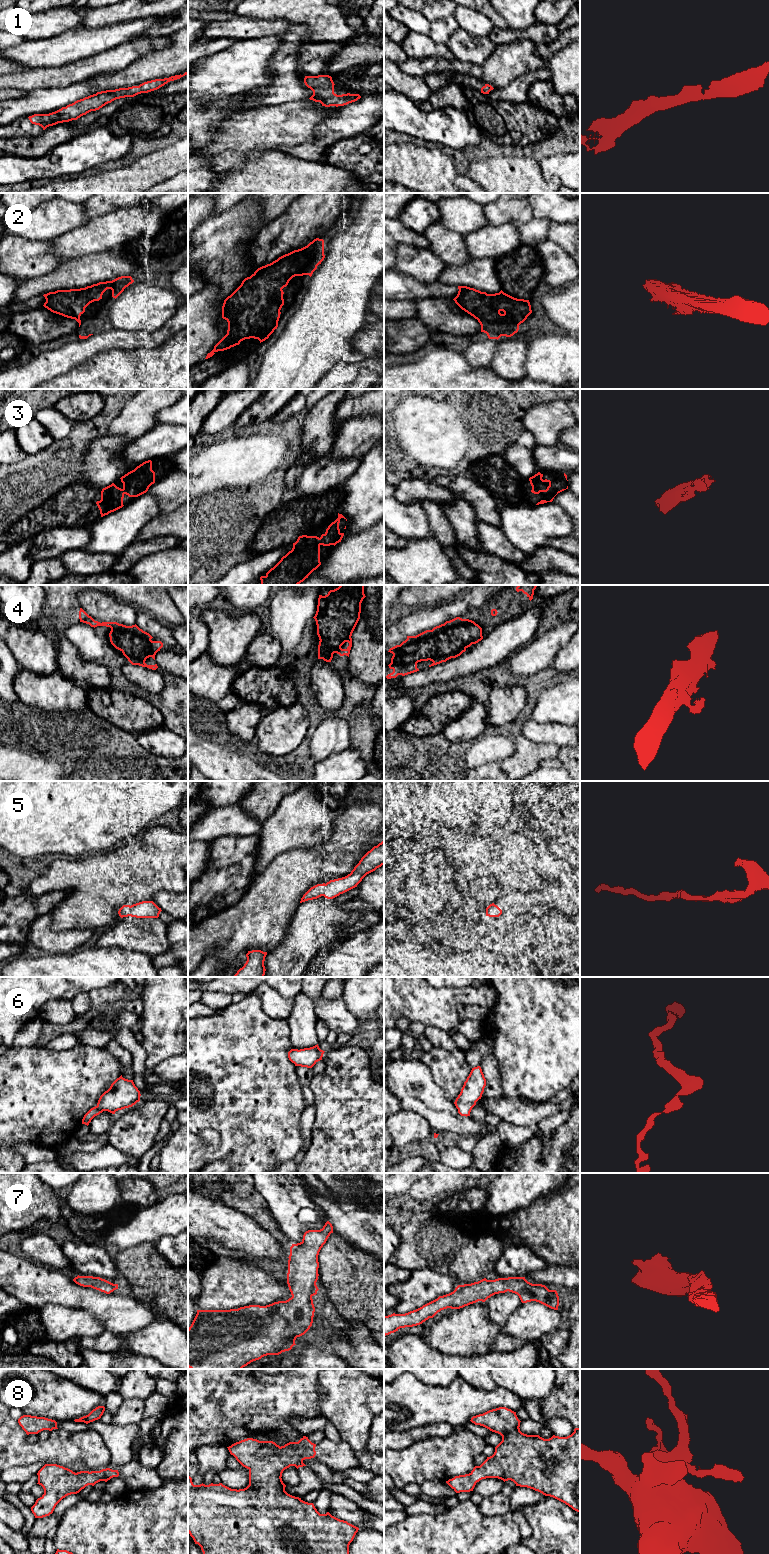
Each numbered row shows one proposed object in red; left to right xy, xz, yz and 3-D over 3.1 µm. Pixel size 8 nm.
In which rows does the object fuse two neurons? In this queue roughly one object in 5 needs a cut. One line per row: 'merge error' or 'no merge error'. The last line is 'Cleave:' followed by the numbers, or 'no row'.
1: no merge error
2: no merge error
3: no merge error
4: no merge error
5: no merge error
6: no merge error
7: no merge error
8: no merge error
Cleave: no row

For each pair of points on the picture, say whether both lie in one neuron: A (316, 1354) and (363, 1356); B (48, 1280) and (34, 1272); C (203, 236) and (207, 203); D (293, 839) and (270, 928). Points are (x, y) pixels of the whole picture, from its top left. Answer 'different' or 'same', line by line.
A: different
B: same
C: different
D: different

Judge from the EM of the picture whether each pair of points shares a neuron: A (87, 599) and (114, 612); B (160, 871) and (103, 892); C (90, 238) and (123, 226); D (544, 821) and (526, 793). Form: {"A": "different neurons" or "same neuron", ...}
{"A": "same neuron", "B": "same neuron", "C": "same neuron", "D": "same neuron"}

